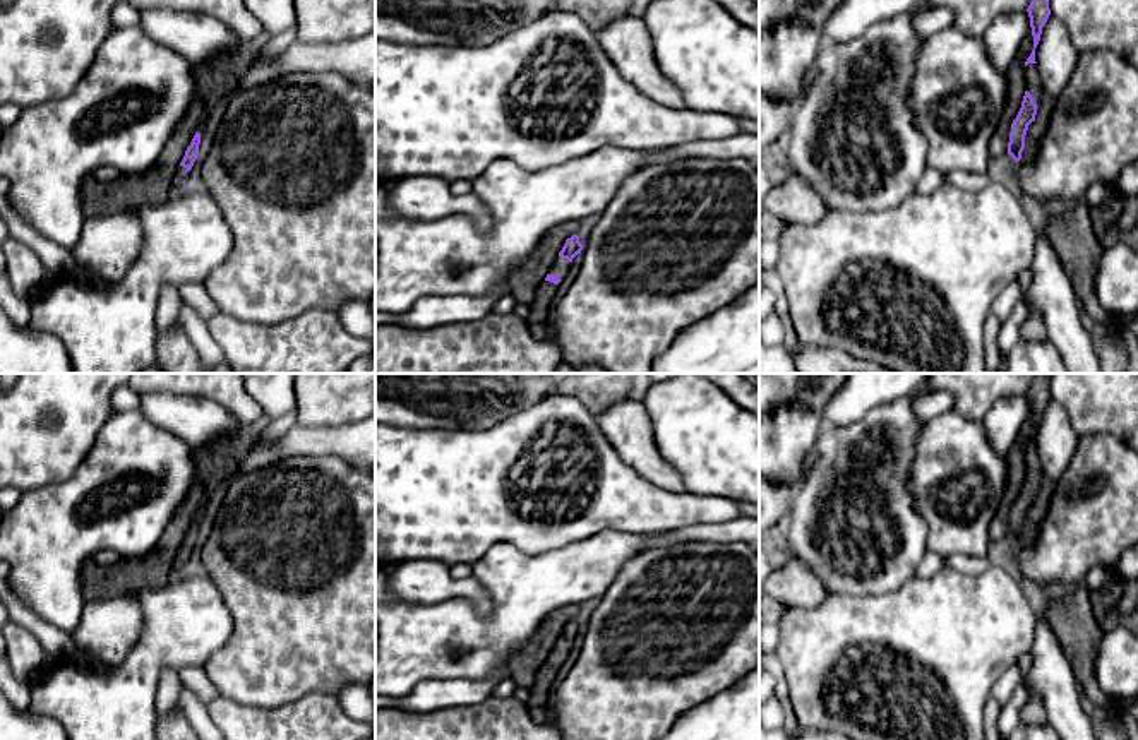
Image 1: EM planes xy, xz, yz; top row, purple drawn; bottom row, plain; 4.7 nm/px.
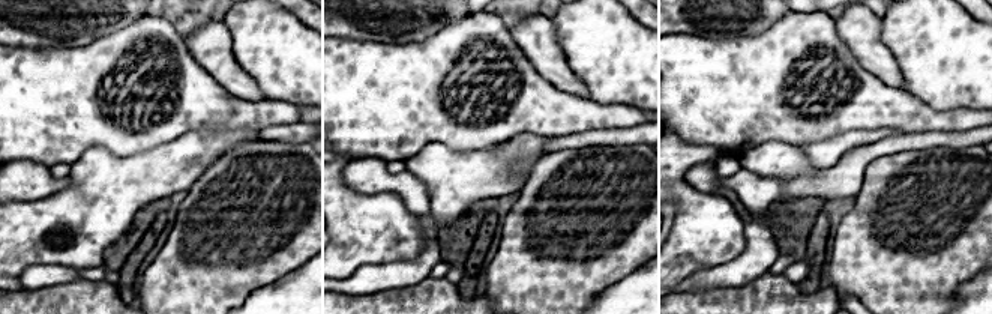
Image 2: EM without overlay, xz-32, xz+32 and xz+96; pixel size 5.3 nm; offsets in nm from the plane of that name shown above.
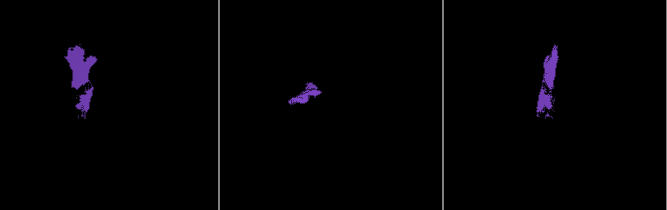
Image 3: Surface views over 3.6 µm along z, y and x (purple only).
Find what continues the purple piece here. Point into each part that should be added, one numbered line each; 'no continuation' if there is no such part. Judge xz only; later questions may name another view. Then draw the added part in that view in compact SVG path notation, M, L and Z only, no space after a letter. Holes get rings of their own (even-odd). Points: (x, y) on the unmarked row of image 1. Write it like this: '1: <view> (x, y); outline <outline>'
1: xz (561, 650); outline M557 641L548 658L564 663L569 654L571 646L567 642Z

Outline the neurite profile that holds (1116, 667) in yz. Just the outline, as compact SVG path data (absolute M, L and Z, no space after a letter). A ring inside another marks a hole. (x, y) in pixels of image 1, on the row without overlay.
M1119 625L1105 632L1093 665L1097 683L1109 701L1128 701L1138 694L1138 636Z

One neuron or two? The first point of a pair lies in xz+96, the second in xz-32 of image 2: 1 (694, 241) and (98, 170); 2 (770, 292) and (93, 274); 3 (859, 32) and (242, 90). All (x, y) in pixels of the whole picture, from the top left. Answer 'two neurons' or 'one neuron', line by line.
1: one neuron
2: two neurons
3: one neuron

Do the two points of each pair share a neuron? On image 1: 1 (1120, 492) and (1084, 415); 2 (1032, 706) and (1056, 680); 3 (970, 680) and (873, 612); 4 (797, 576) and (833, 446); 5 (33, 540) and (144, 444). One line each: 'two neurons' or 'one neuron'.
1: two neurons
2: two neurons
3: one neuron
4: two neurons
5: one neuron

